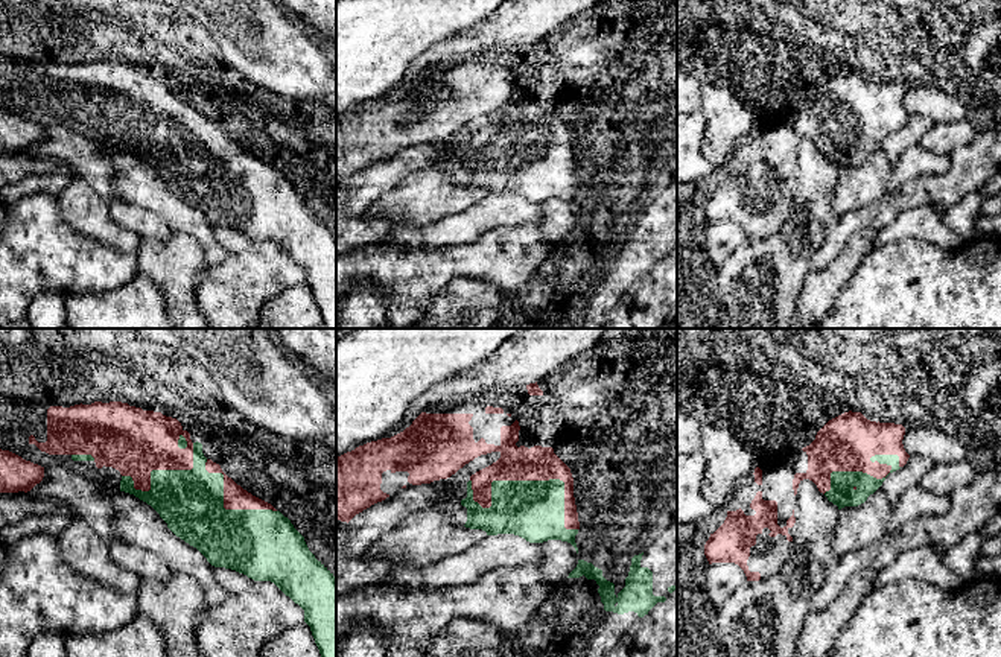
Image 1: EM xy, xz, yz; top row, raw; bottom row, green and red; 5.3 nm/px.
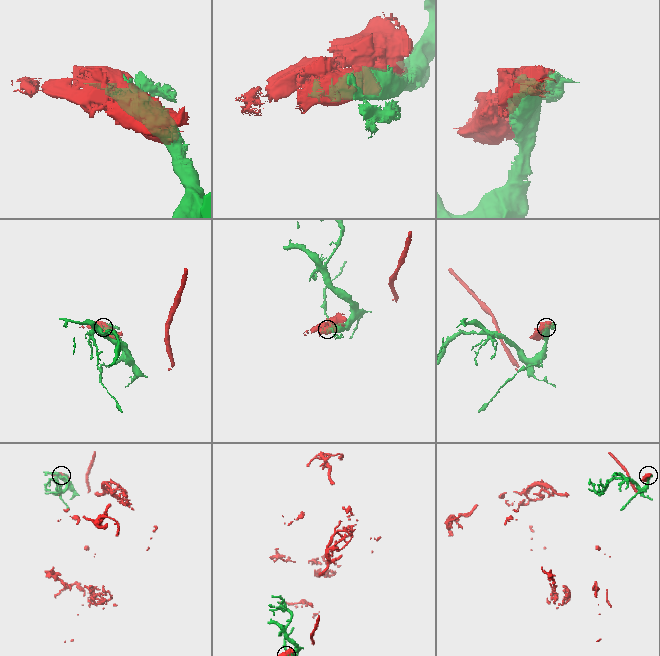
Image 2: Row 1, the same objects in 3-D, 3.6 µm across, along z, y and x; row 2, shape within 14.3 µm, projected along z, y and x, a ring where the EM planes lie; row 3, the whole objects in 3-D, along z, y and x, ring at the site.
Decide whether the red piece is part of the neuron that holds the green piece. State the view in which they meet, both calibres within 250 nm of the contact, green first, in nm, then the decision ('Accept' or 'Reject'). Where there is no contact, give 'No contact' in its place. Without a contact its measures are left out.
Touches green in xz. Thickness 320 nm (green) against 180 nm. Reject

